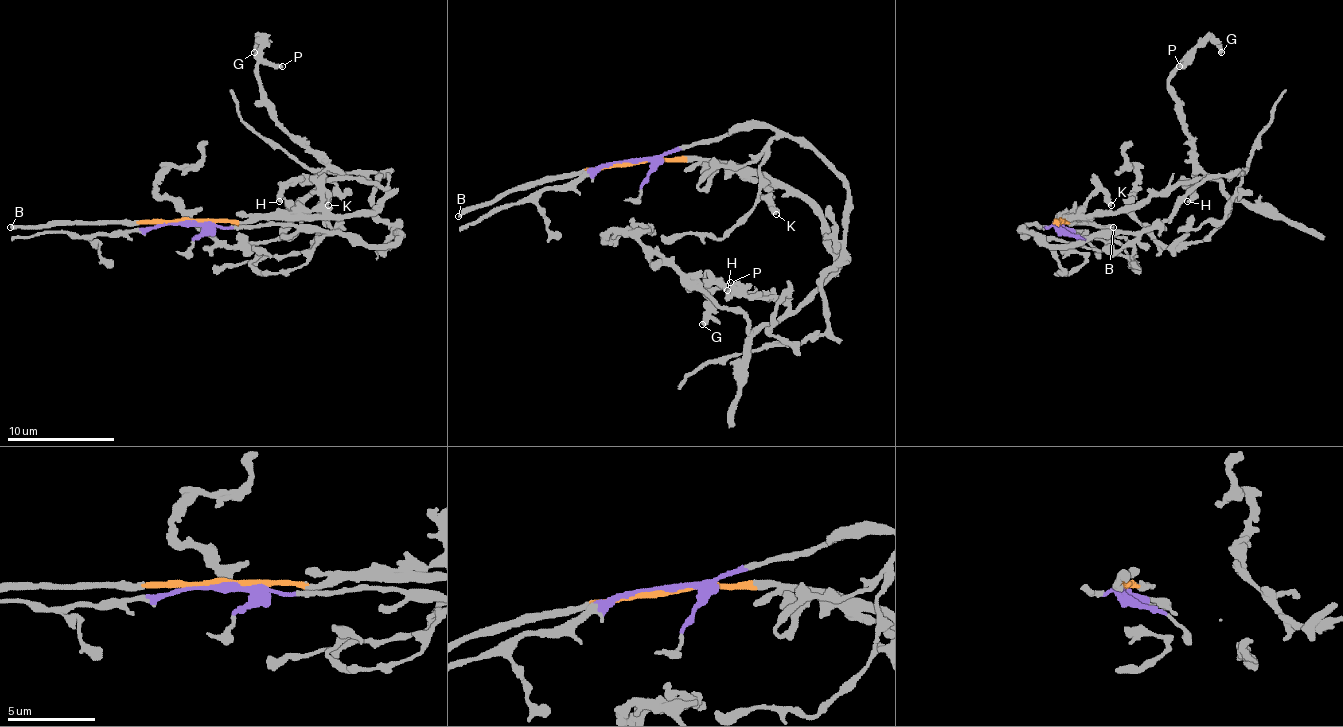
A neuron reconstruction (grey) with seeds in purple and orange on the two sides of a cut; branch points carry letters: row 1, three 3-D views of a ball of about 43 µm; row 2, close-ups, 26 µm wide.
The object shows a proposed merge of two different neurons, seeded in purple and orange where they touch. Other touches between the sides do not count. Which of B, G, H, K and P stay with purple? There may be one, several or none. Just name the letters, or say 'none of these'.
none of these

